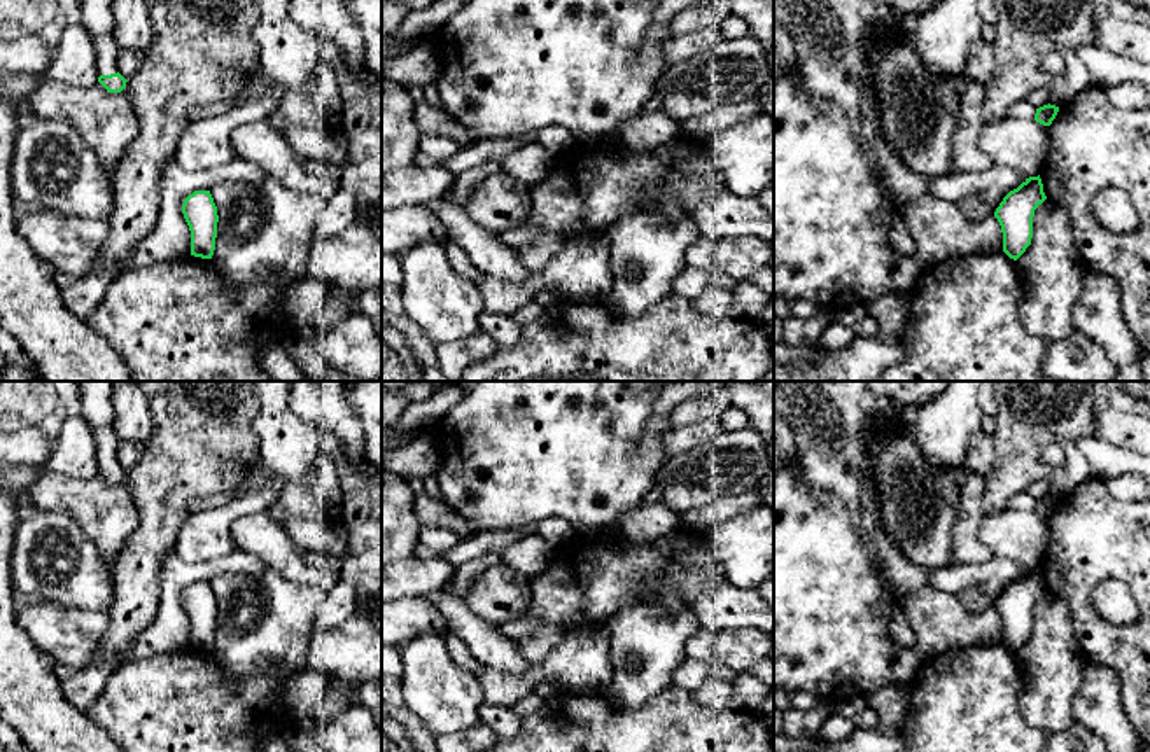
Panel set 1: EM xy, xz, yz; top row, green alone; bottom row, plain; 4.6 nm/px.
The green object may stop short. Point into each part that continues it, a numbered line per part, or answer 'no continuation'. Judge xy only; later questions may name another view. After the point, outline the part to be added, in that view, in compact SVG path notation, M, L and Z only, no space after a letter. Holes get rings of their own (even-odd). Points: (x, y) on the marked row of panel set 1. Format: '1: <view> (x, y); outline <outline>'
1: xy (107, 49); outline M102 35L93 38L93 44L96 47L96 68L100 75L110 75L117 73L117 54L119 47L114 40L114 35Z

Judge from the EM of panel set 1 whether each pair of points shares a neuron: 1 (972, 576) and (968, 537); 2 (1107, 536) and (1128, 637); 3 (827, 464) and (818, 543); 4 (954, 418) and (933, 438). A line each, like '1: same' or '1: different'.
1: different
2: same
3: different
4: same

